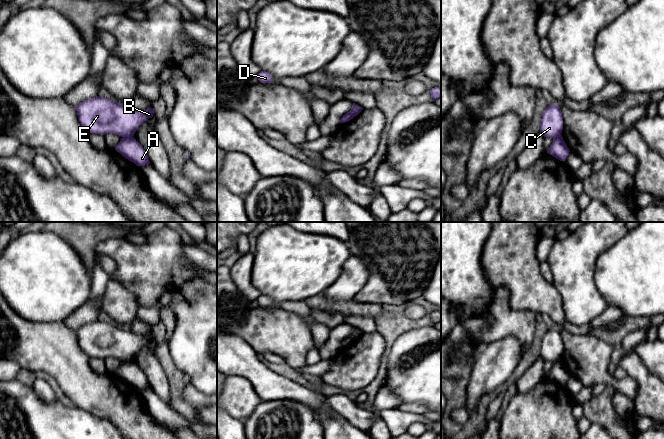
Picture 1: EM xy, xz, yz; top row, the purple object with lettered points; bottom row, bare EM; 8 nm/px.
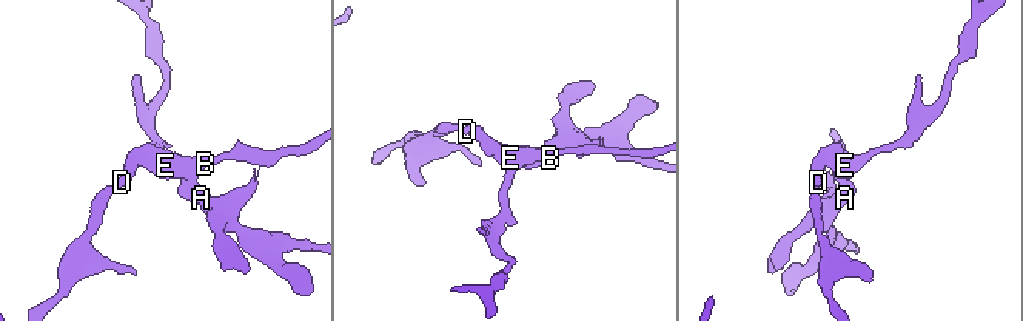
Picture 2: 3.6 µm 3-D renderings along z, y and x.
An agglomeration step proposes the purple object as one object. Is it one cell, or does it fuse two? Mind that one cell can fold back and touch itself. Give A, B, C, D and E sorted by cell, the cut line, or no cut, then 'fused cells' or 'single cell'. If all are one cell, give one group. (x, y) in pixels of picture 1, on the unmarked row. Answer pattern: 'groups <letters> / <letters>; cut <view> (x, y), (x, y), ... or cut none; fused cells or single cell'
groups A / B C D E; cut xy (122, 360), (132, 361); fused cells

